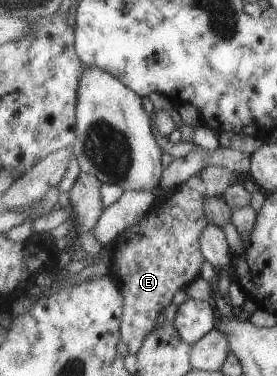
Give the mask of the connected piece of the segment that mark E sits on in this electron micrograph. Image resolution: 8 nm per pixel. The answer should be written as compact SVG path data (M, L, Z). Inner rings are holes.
M209 166L204 170L201 170L198 174L195 174L190 180L187 180L184 184L177 187L173 193L167 193L166 200L157 206L157 208L152 209L142 220L139 220L136 224L129 226L119 237L110 244L107 249L112 257L112 268L111 268L111 278L120 286L120 292L124 294L124 316L122 317L122 342L127 346L128 352L136 355L141 351L145 340L152 334L157 328L157 318L159 314L163 314L165 308L173 302L175 294L179 290L184 290L188 284L191 284L193 280L200 278L201 268L206 264L205 254L202 250L202 237L205 230L210 226L210 221L208 220L208 213L206 212L206 201L212 197L221 197L225 195L225 192L234 185L241 185L243 180L245 180L245 175L249 175L249 172L245 174L235 174L227 168L221 168L221 166Z

